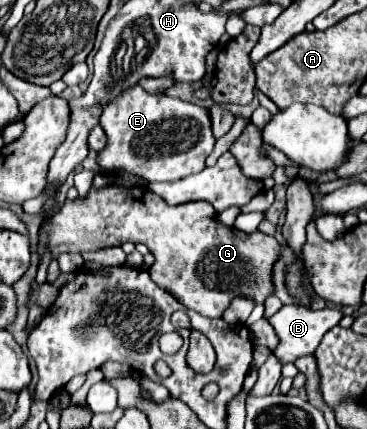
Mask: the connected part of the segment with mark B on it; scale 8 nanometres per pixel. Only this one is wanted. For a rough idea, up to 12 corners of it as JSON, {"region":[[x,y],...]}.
{"region":[[282,306],[268,322],[286,364],[314,354],[340,322],[336,308]]}

